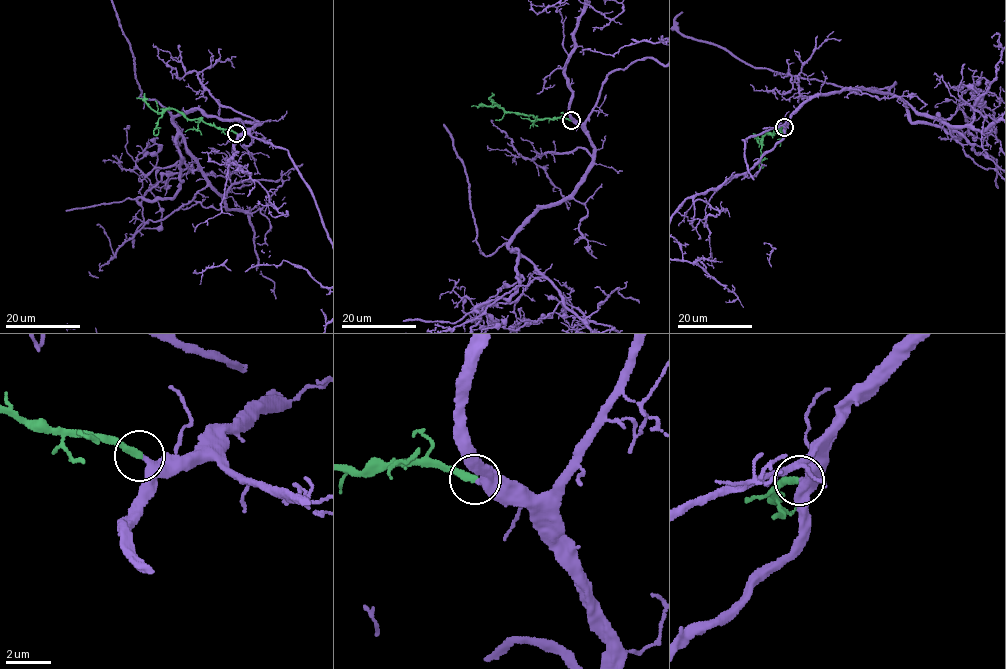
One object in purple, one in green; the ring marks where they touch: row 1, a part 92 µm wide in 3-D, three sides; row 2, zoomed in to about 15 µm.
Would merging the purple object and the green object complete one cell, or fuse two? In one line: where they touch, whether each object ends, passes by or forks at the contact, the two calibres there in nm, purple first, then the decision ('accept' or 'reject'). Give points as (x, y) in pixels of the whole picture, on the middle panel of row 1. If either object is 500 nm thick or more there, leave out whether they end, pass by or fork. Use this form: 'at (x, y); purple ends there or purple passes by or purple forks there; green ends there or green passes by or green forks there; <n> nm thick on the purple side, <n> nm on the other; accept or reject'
at (571, 120); purple ends there; green ends there; 400 nm thick on the purple side, 320 nm on the other; accept

